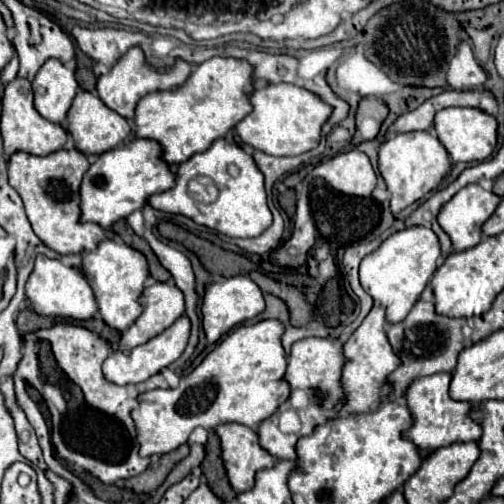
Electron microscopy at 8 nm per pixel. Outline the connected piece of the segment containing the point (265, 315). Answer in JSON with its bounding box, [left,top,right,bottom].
[259,295,289,323]

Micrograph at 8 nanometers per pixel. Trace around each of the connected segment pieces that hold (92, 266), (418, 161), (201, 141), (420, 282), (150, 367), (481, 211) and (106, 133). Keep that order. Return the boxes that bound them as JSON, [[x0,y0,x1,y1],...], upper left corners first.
[[79,239,149,333],[379,131,451,213],[135,57,253,165],[359,227,441,323],[103,315,189,385],[437,185,499,251],[65,91,131,155]]

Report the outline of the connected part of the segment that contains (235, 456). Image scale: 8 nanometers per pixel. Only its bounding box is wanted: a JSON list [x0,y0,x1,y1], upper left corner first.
[215,423,275,493]

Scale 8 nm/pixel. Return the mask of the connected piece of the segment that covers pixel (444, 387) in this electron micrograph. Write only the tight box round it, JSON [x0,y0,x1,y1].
[403,373,481,453]

